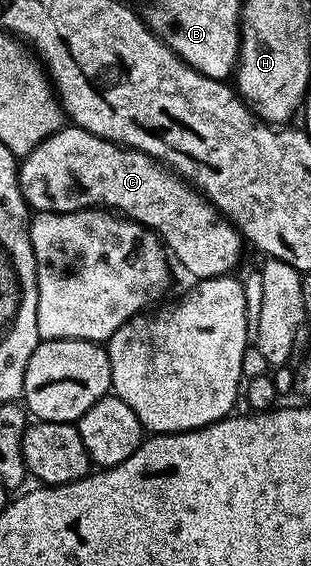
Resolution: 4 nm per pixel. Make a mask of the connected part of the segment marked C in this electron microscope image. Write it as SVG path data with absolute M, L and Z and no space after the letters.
M65 125L55 131L46 141L39 143L29 155L19 160L20 188L33 212L86 211L92 208L107 209L142 223L160 236L161 243L189 271L193 280L213 279L219 275L235 272L240 263L242 236L233 223L229 223L211 201L204 198L194 187L188 186L175 171L157 163L146 153L133 147L121 147L94 133L75 125Z

